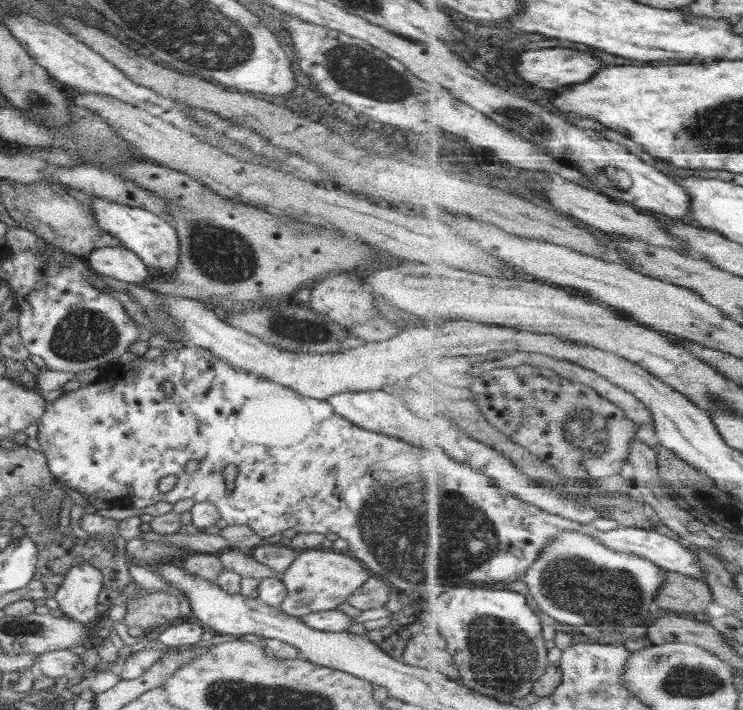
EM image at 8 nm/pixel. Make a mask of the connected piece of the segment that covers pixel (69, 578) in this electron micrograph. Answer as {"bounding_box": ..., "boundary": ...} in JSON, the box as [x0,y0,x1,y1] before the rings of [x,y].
{"bounding_box":[54,563,103,625],"boundary":[[[82,563],[68,570],[54,598],[64,617],[78,623],[95,625],[103,614],[98,608],[98,598],[103,587],[102,573],[91,564]]]}

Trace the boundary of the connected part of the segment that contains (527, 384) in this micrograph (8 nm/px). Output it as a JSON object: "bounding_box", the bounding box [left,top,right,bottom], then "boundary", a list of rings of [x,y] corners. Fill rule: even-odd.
{"bounding_box":[465,364,639,480],"boundary":[[[525,364],[514,368],[497,368],[496,370],[480,375],[465,394],[471,397],[481,407],[485,418],[492,425],[496,426],[498,430],[504,432],[506,436],[510,437],[519,446],[524,446],[528,453],[538,454],[542,460],[550,460],[550,464],[554,464],[554,468],[558,468],[562,472],[562,476],[568,476],[570,480],[610,480],[610,476],[620,474],[622,468],[630,463],[632,442],[638,436],[639,425],[637,422],[631,420],[630,416],[626,415],[625,408],[622,408],[616,401],[611,401],[608,397],[602,396],[602,393],[598,392],[598,389],[584,384],[582,381],[570,380],[570,377],[562,376],[551,368],[533,364]]]}

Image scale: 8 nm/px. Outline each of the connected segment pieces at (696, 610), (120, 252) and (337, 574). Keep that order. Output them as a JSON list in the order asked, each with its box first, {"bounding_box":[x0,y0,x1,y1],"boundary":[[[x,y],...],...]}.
[{"bounding_box":[658,571,715,618],"boundary":[[[668,571],[668,580],[660,590],[658,603],[666,613],[684,612],[691,617],[704,618],[715,601],[712,587],[704,580],[696,580],[676,571]]]},{"bounding_box":[85,245,149,285],"boundary":[[[122,245],[97,248],[85,259],[92,272],[110,276],[120,282],[141,285],[149,276],[142,259]]]},{"bounding_box":[278,548,372,618],"boundary":[[[323,548],[306,549],[305,552],[297,554],[296,559],[280,576],[288,589],[288,596],[278,608],[298,618],[314,612],[335,610],[370,576],[372,572],[346,552]]]}]

